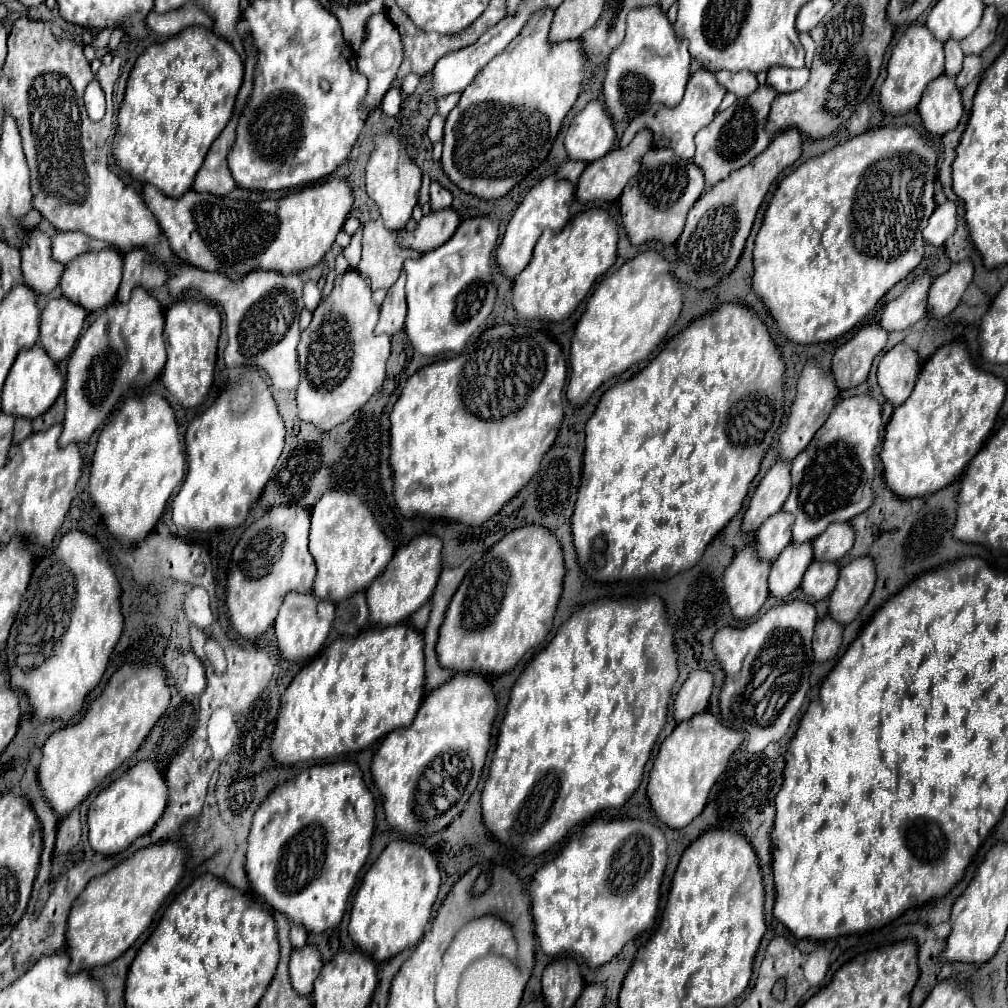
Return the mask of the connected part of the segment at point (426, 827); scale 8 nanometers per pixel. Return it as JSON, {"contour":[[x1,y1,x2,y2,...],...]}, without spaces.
{"contour":[[455,675,443,687,425,697,411,727,395,729,381,741,381,747,371,763,371,773,377,789,383,793,383,809,391,827,399,829,401,833,425,837,445,829,463,811,485,765,495,713,497,703,493,689,481,675]]}

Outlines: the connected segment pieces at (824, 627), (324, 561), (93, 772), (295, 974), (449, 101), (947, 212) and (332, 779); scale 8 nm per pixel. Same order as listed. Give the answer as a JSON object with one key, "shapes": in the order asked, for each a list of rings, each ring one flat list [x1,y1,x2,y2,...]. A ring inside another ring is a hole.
{"shapes":[[[825,617,823,621,819,621,815,627,815,637,813,637,815,661,823,663,833,659,839,651,841,635,843,635,843,625,835,623,831,617]],[[329,491,311,509,309,551,317,563,313,595,317,599,329,599,337,603,349,595,367,591,373,579,385,571,395,547,379,529,373,513,357,495]],[[123,665,113,673,109,679,109,685,103,689,103,693,89,705,83,719,71,727,55,731,43,745,43,759,39,763,39,783,45,795,47,805,61,817,69,815,77,805,83,803,83,799,99,787,99,783,113,773,125,759,129,759,139,745,147,739,153,725,159,721,159,717,165,713,169,705,169,685,165,681,165,671,157,665,151,667,135,667,135,665]],[[305,945,303,949,295,949,291,953,291,961,289,961,289,975,291,975,291,983,293,989,307,997,313,991,313,981,319,975,323,963,321,963,321,955,313,945]],[[449,93,449,95,441,97,441,99,437,101,437,115,441,115,441,117,445,119,445,117,449,115,449,111,457,105,459,97,461,97,461,93]],[[945,201,943,205,939,205,933,215,929,217,929,223,923,231,923,239,931,245,943,245,957,227,957,217,955,217,955,203]],[[337,761,337,763,325,763,325,765,315,765,315,767,309,767,309,771,297,775,295,779,289,779,287,783,279,785,269,797,267,797,267,803,263,803,263,807,259,807,259,811,255,813,255,819,253,819,253,825,251,825,251,833,249,833,249,847,247,847,247,863,245,863,245,871,247,871,247,879,251,883,251,887,255,889,255,893,259,897,265,899,265,903,269,903,275,911,281,911,285,913,293,923,297,925,303,925,307,931,315,931,315,933,321,933,321,931,327,931,327,929,333,929,341,923,343,919,343,913,347,909,347,901,349,901,349,895,351,895,351,889,355,887,355,881,357,881,357,875,359,871,363,869,365,865,365,859,369,855,369,841,371,841,371,833,373,833,373,823,375,819,375,801,373,801,373,795,369,793,369,789,365,787,363,783,363,777,361,777,361,771,355,763,351,761]]]}

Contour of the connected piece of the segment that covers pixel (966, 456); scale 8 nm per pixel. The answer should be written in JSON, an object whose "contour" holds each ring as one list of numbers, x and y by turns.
{"contour":[[953,341,937,349,935,355,923,363,919,379,909,399,895,407,893,417,887,423,885,439,879,453,887,489,891,489,901,499,913,499,933,495,939,489,947,487,951,481,955,481,963,473,965,465,977,455,977,451,991,435,1003,399,1005,399,1005,381,1001,377,995,377,993,373,975,367,971,363,965,343]]}

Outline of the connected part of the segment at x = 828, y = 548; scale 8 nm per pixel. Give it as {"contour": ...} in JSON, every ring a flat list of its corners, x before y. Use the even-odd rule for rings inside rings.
{"contour":[[833,523,823,535,813,539,813,553,819,561,839,561,849,553,855,541,855,531,849,523]]}

